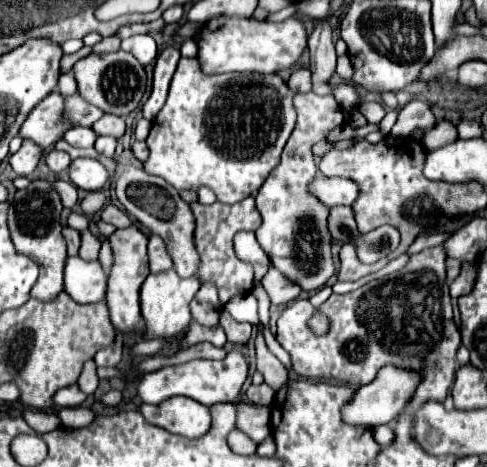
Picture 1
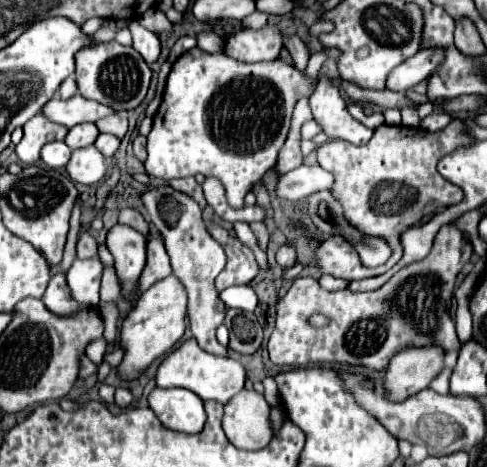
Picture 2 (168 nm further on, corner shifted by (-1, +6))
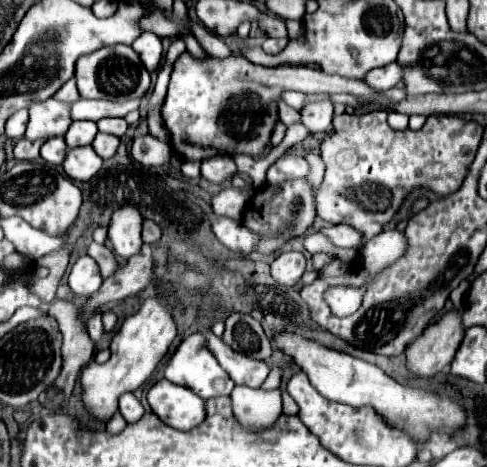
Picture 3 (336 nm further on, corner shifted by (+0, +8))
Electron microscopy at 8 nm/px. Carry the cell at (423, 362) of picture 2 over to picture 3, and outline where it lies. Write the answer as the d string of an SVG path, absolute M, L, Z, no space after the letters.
M460 312L444 314L406 348L406 368L420 378L436 376L452 362L462 336Z

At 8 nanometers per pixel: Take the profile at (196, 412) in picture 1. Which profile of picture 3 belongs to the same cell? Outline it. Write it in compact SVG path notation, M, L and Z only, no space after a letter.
M160 380L150 388L148 404L164 424L176 430L192 430L206 418L204 400L168 380Z

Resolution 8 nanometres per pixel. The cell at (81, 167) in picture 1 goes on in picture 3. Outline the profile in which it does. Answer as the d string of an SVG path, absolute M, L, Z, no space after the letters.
M82 146L82 148L68 150L62 168L72 180L88 182L90 178L94 178L98 174L98 170L102 168L102 162L104 160L94 152L92 146Z

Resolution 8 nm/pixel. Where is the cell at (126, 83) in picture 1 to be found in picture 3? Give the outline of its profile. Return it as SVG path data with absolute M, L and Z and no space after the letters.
M110 46L100 48L98 52L90 52L76 60L76 80L78 92L82 98L104 98L112 102L126 102L142 98L150 88L150 72L144 68L140 56L132 46Z

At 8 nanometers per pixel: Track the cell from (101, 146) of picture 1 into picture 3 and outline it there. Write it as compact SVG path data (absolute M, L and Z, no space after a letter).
M98 132L96 138L94 138L94 142L92 142L92 148L98 152L98 156L102 156L106 160L106 158L112 158L116 154L118 144L120 144L120 138L116 138L112 134Z

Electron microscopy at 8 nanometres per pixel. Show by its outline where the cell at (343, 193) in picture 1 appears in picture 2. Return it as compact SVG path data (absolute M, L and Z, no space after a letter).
M301 164L299 168L281 174L275 186L275 194L281 200L287 202L299 202L301 198L319 192L319 190L329 190L333 184L333 176L323 170L319 164Z

